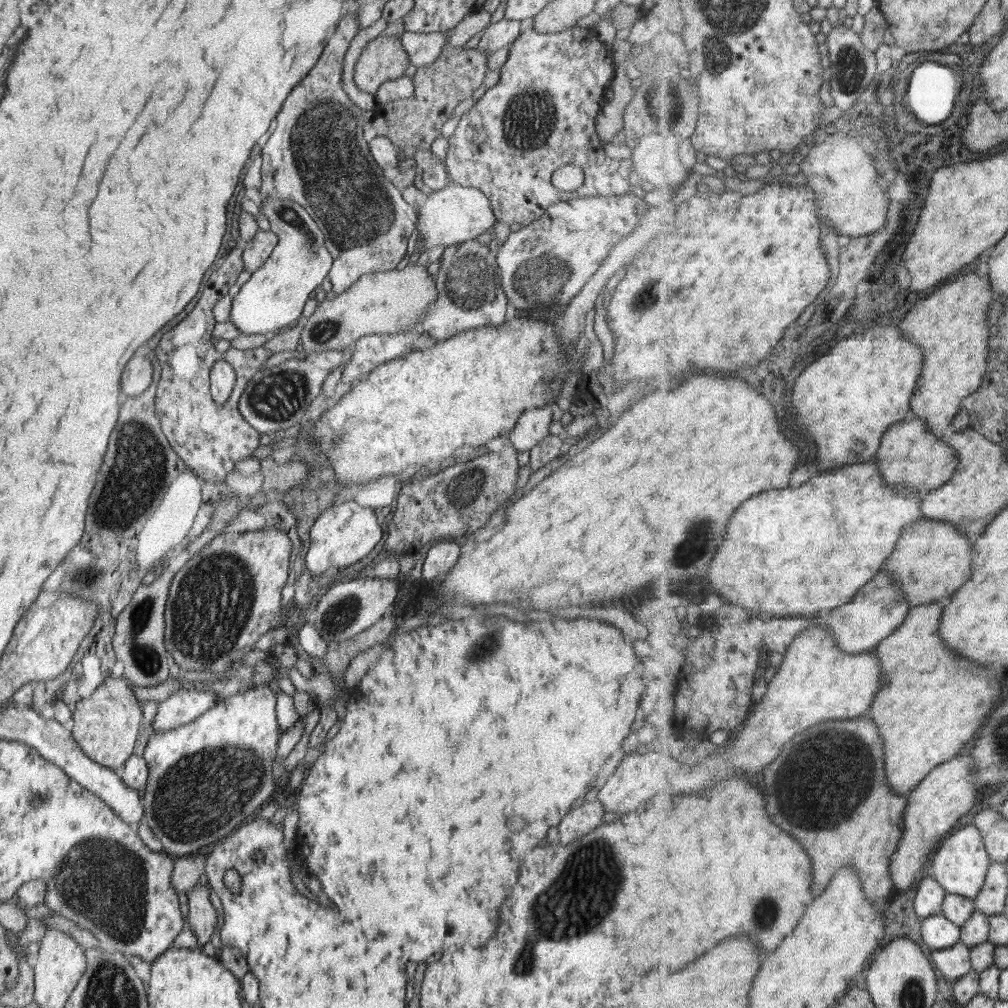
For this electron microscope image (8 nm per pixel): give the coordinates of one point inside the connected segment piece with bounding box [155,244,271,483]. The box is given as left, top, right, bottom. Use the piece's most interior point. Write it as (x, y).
(210, 438)

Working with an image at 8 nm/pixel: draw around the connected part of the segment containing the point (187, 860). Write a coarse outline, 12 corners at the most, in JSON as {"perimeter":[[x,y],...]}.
{"perimeter":[[199,853],[175,858],[171,885],[190,892],[205,872]]}

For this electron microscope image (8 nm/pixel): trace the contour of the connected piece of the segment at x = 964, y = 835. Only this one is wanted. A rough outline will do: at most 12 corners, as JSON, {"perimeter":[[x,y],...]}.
{"perimeter":[[972,822],[945,840],[933,876],[950,893],[976,899],[994,863]]}

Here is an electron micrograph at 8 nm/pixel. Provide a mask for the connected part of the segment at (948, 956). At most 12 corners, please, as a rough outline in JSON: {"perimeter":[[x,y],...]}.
{"perimeter":[[962,942],[933,950],[942,975],[959,980],[975,969],[973,947]]}

